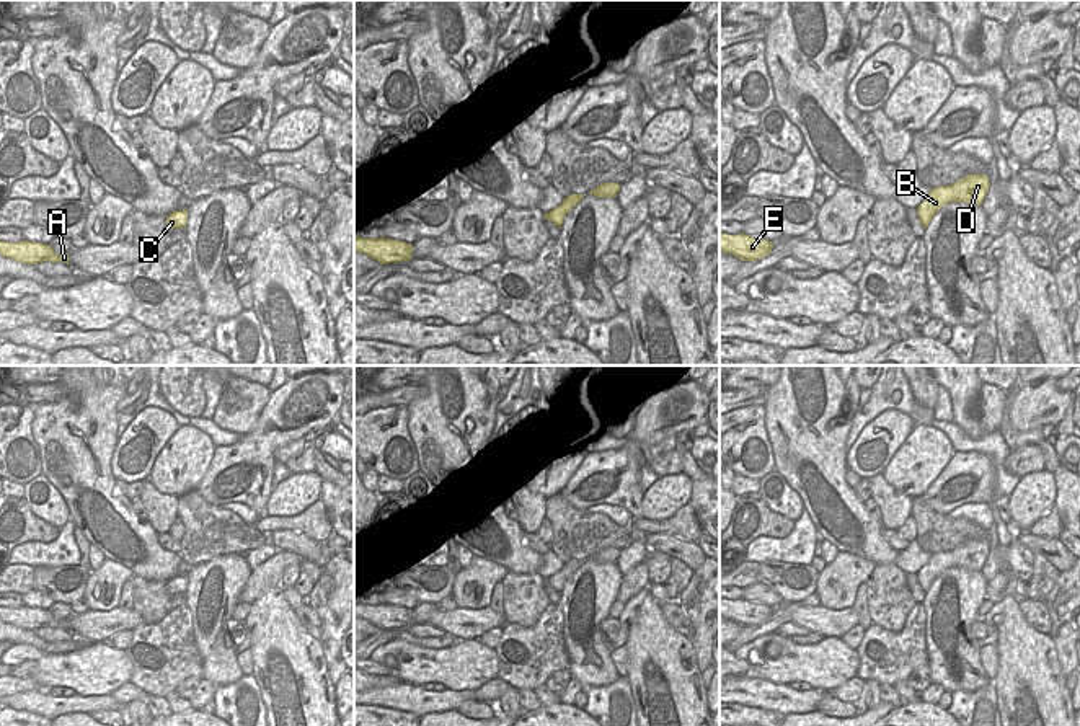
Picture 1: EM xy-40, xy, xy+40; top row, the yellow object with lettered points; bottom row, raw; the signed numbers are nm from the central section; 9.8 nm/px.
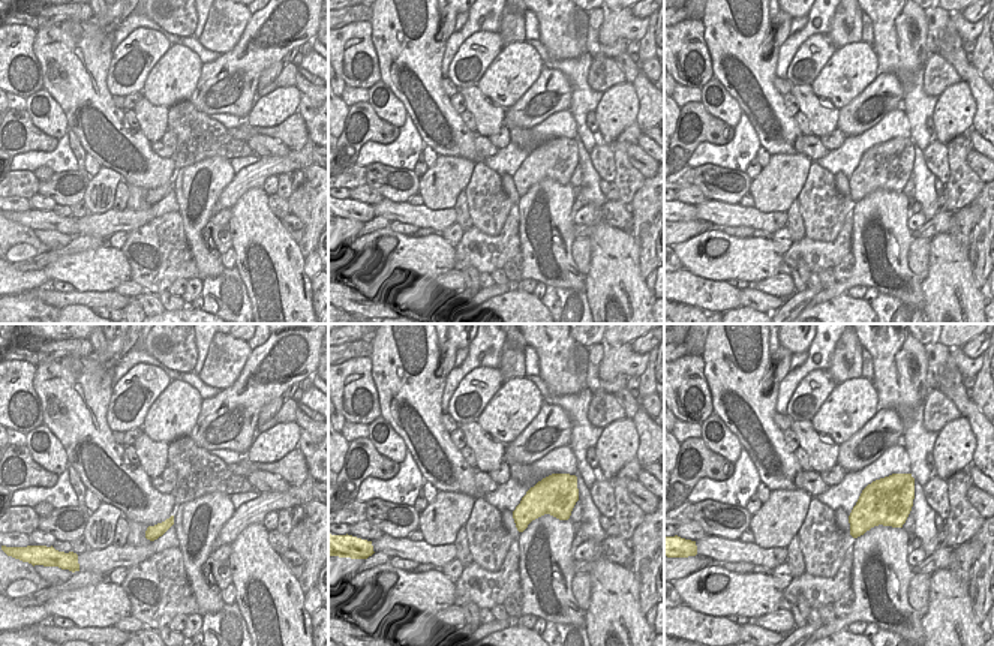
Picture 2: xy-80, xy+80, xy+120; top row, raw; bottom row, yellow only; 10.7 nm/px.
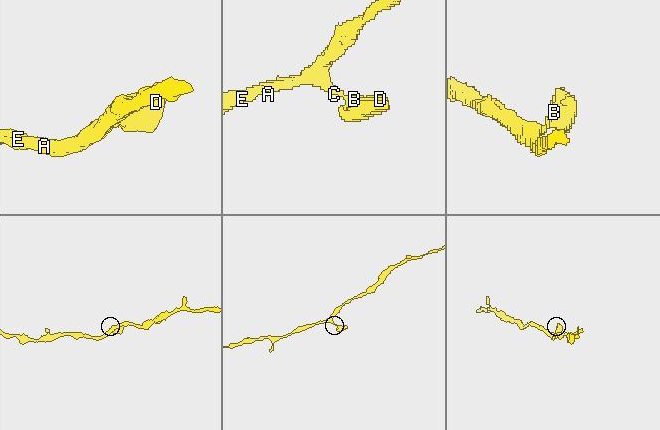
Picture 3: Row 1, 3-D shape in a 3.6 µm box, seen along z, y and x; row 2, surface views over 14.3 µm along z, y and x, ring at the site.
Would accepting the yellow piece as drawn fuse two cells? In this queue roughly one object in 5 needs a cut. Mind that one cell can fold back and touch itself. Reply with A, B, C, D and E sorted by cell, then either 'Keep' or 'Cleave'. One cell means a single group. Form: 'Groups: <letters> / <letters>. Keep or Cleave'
Groups: A B C D E. Keep.

